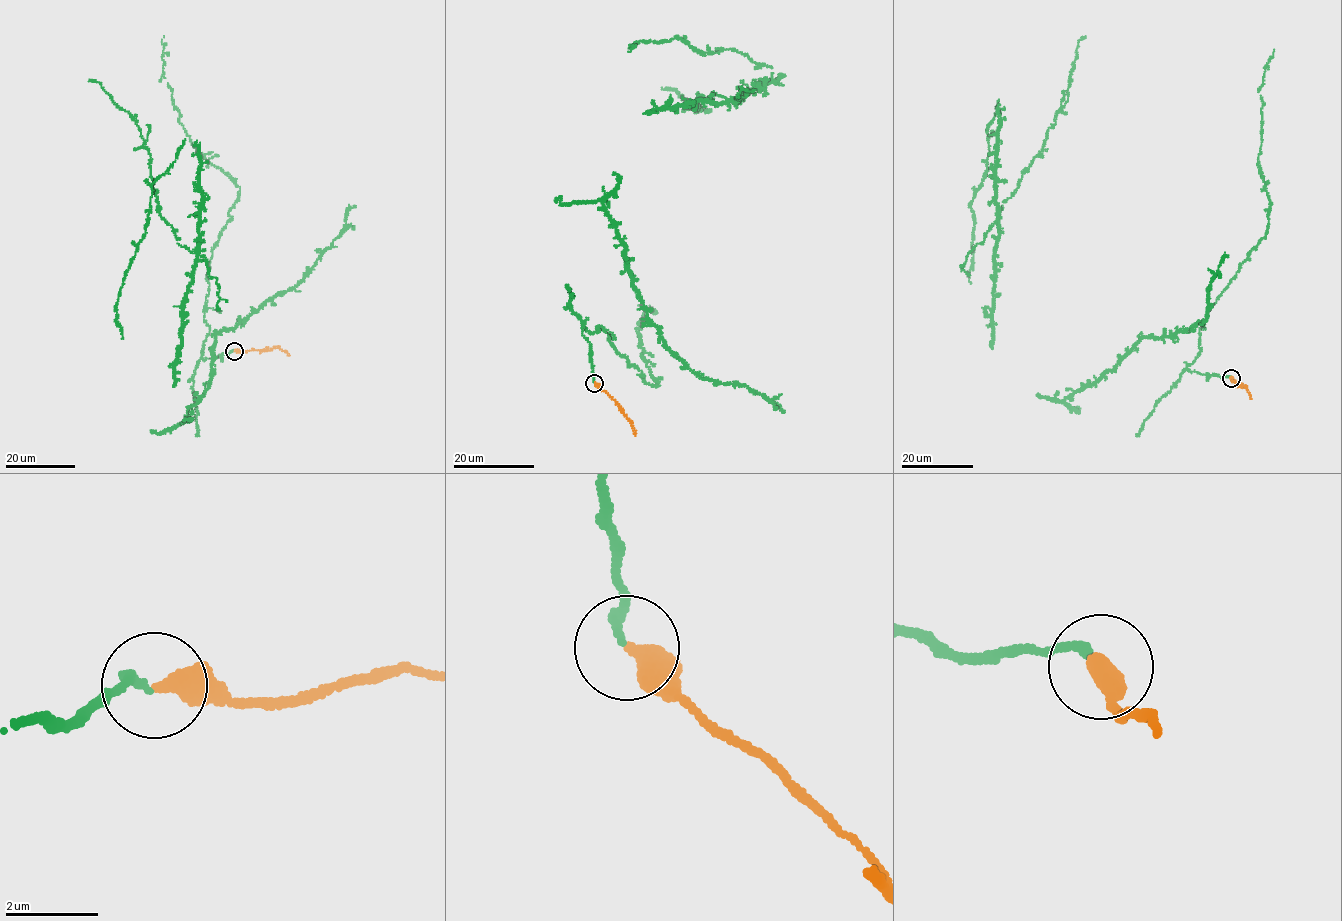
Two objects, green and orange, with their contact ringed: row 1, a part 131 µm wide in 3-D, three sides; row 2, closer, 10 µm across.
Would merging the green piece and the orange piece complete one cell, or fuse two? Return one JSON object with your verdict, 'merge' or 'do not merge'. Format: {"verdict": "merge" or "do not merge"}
{"verdict": "merge"}

